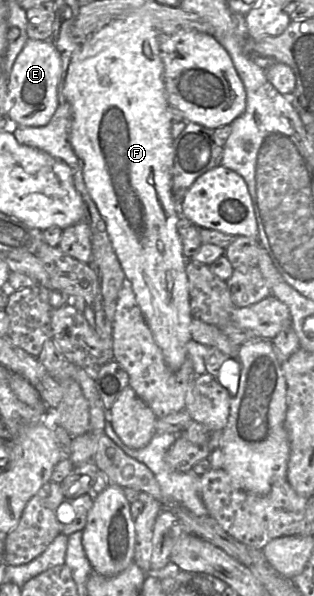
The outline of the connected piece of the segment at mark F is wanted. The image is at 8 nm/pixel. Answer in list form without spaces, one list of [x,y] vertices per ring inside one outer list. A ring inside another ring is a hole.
[[[127,16],[123,19],[110,22],[103,28],[92,33],[84,42],[80,43],[74,51],[68,67],[63,93],[66,101],[71,106],[72,114],[69,142],[77,158],[80,160],[86,188],[105,221],[107,233],[114,252],[122,267],[125,278],[129,280],[132,285],[137,304],[156,344],[162,351],[165,363],[172,371],[177,371],[187,358],[186,344],[191,339],[190,323],[192,315],[190,312],[188,279],[186,275],[187,259],[182,252],[182,243],[178,234],[177,204],[174,202],[171,194],[174,159],[174,138],[171,134],[173,120],[170,118],[167,111],[169,103],[163,82],[164,66],[160,57],[161,36],[166,36],[166,34],[160,34],[148,23],[145,23],[140,16]]]

